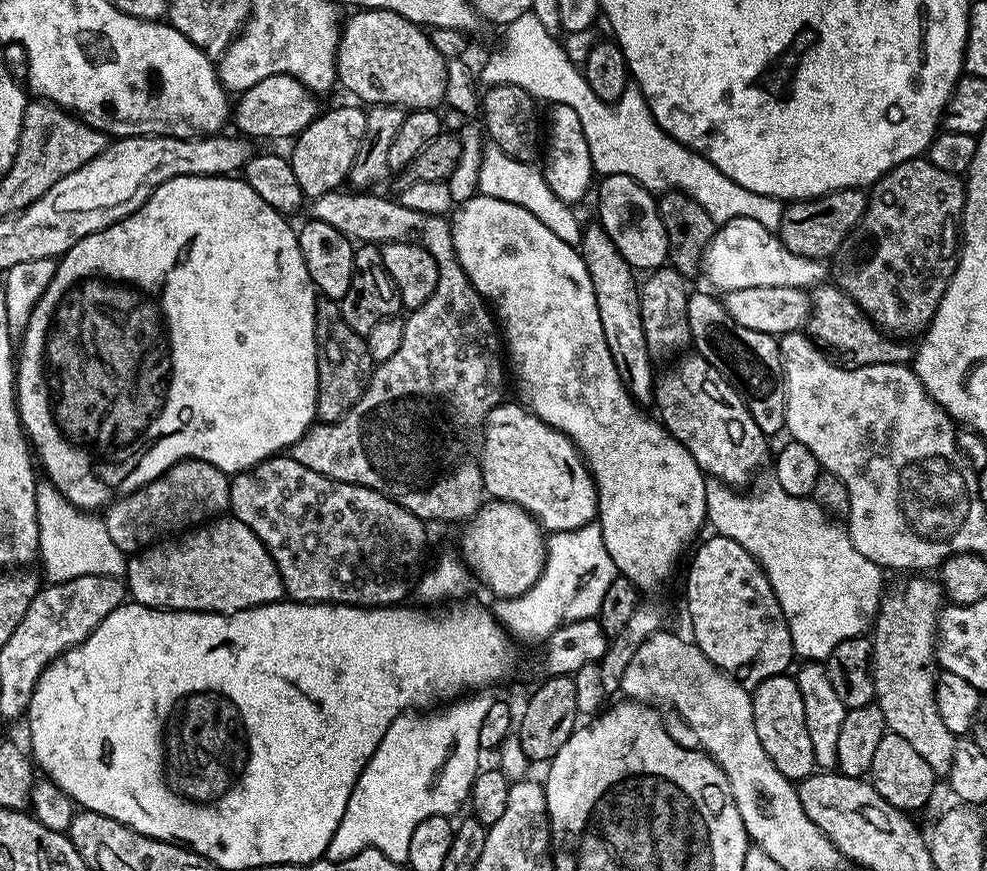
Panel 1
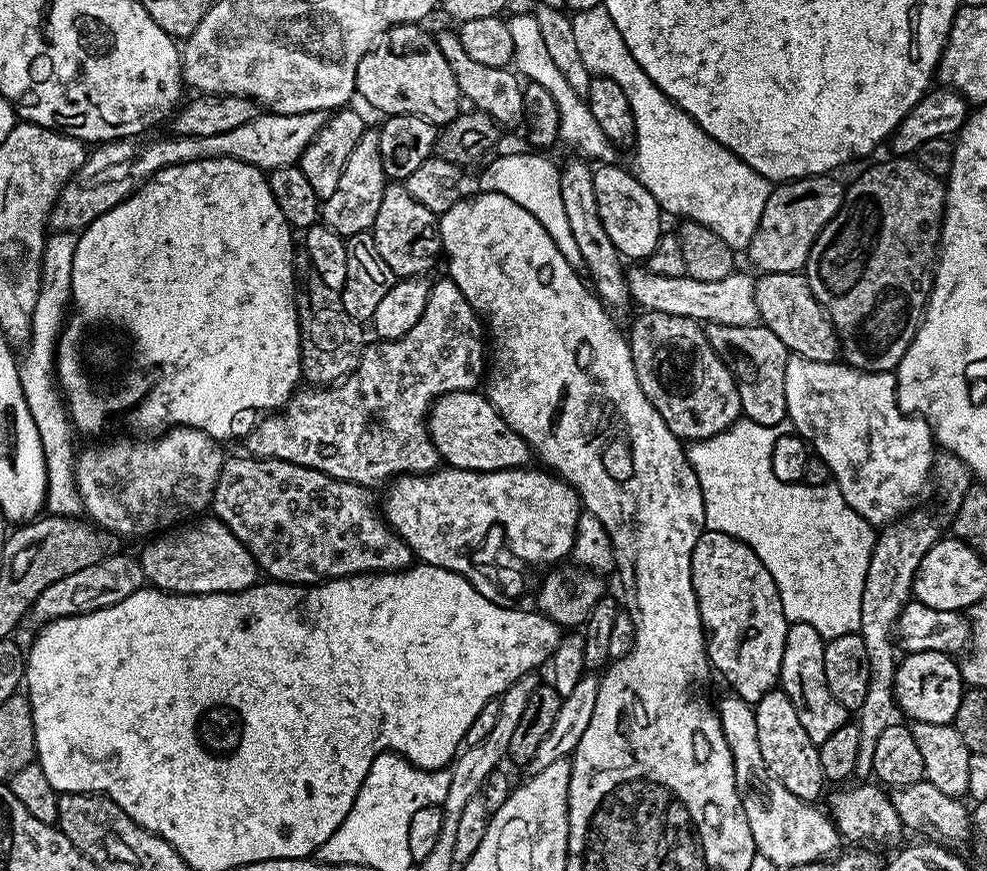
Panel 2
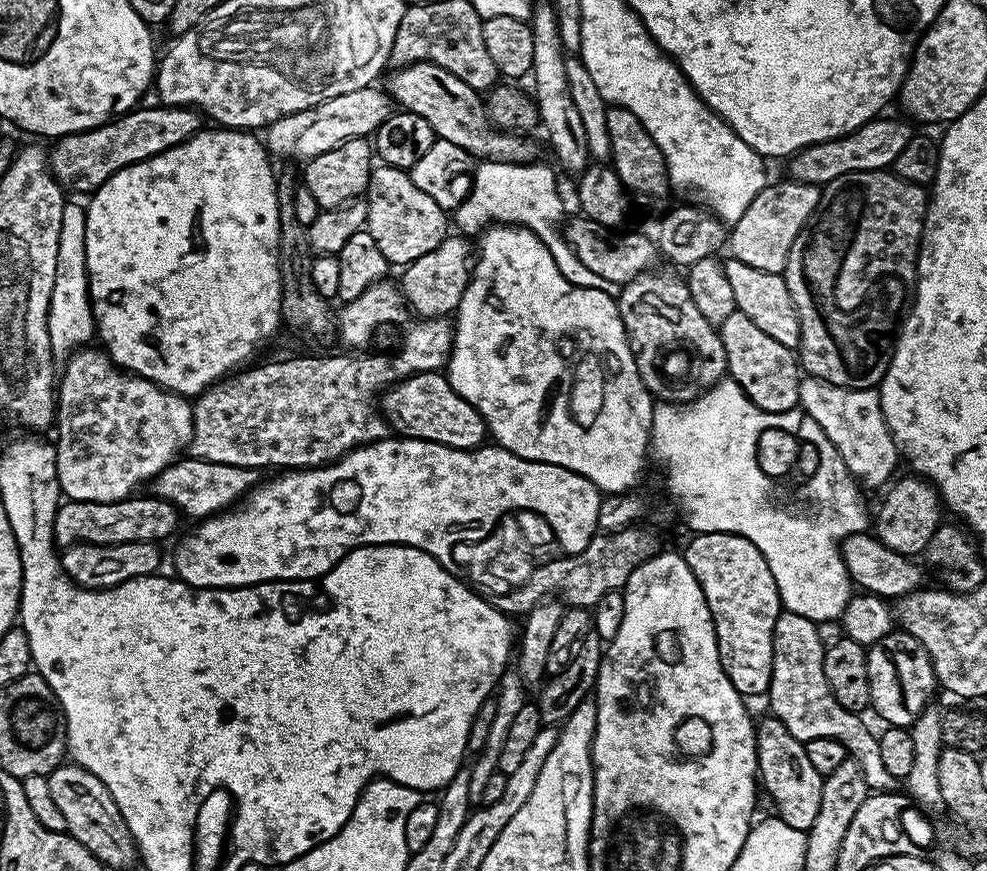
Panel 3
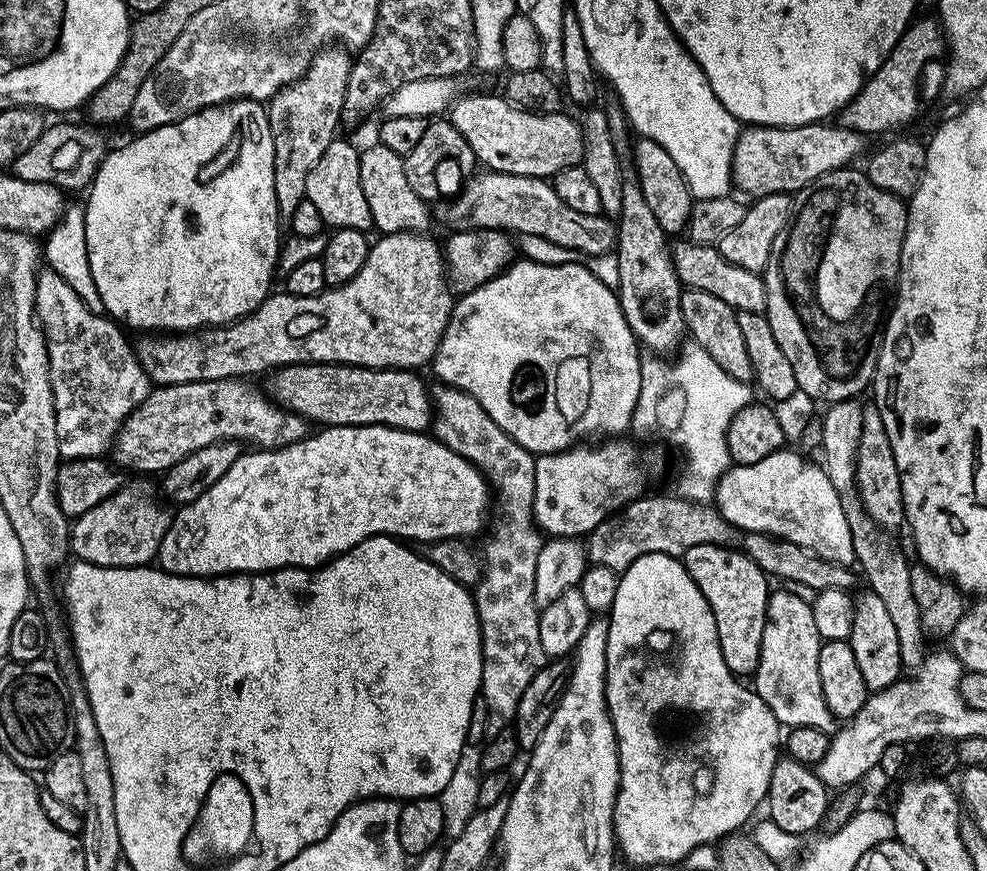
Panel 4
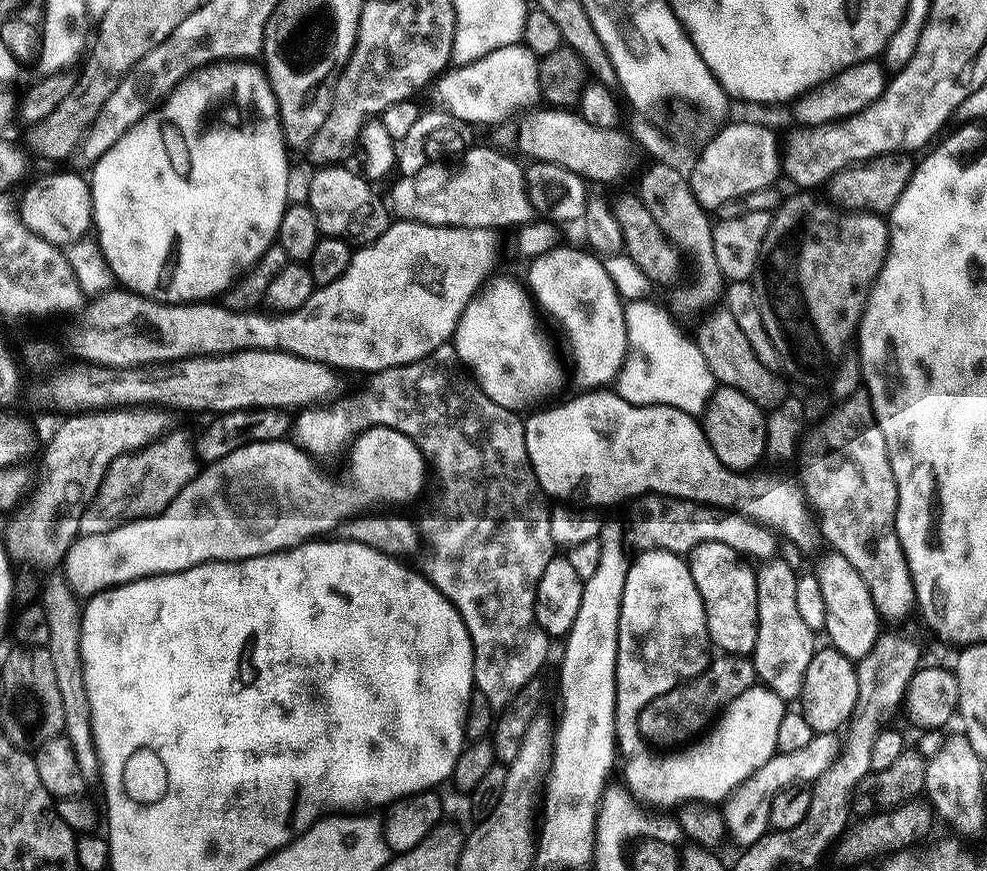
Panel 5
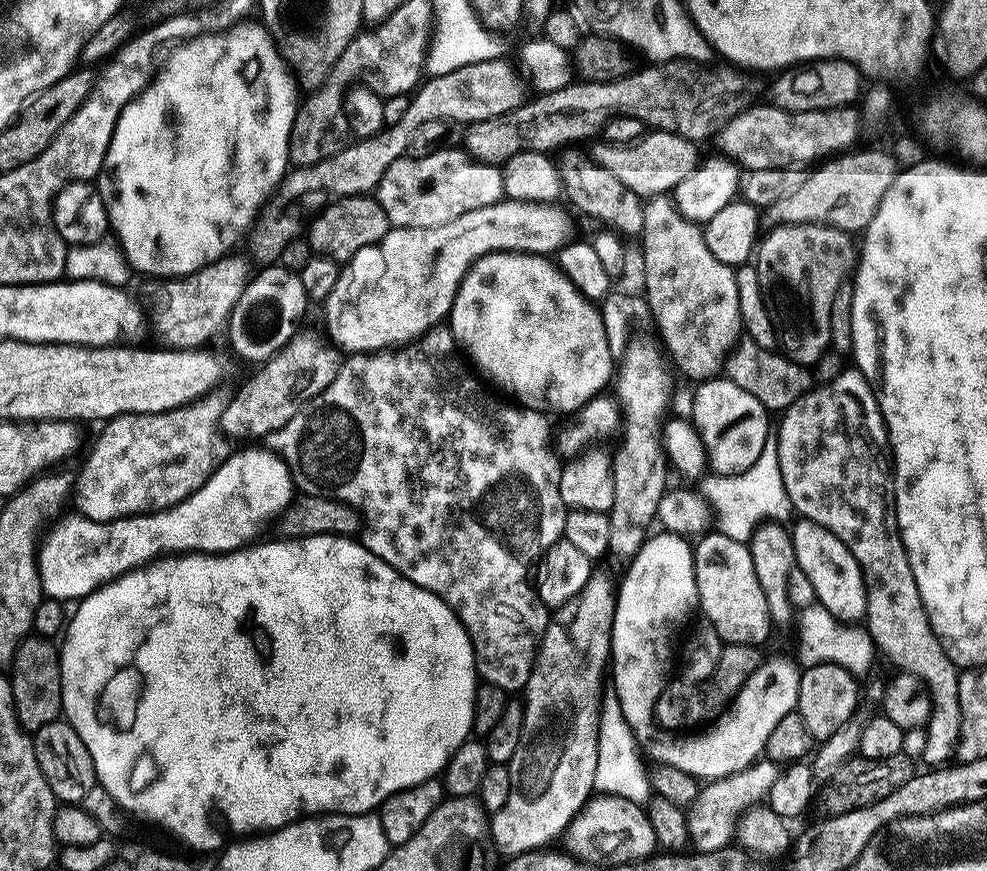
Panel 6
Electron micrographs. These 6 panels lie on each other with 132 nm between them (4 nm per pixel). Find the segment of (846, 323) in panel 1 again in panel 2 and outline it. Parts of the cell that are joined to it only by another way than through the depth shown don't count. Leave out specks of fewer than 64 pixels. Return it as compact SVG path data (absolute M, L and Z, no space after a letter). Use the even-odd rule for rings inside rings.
M800 272L763 273L756 280L756 301L760 315L759 323L763 324L765 328L774 330L775 336L780 339L782 346L788 348L791 355L810 358L810 362L830 362L831 364L837 363L841 359L840 335L836 332L836 327L832 325L832 320L825 312L824 307L818 302L818 298L814 298L807 279Z

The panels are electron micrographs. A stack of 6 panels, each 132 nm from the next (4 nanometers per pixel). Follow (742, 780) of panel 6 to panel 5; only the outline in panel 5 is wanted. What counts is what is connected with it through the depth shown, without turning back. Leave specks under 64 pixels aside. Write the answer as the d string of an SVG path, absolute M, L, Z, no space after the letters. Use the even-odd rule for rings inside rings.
M834 732L815 733L809 745L802 746L799 750L777 752L753 776L748 778L732 792L727 800L723 801L722 813L725 820L727 833L741 846L749 846L767 835L770 831L770 802L782 790L795 784L811 785L826 770L830 770L842 749L842 740Z

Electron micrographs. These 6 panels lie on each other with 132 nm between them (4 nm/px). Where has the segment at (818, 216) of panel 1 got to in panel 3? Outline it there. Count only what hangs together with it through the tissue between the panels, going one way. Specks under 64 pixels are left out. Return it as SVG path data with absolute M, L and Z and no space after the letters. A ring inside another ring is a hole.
M783 179L777 184L765 184L758 198L746 206L742 218L731 225L726 236L727 251L732 251L729 252L731 259L746 262L746 266L754 266L754 270L783 273L790 246L794 246L794 238L798 238L820 201L821 189L817 185Z

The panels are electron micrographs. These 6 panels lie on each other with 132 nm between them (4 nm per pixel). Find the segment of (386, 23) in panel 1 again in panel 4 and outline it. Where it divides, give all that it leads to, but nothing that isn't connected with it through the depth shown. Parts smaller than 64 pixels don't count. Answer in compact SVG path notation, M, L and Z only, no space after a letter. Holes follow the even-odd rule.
M500 94L463 96L452 104L450 119L485 169L511 176L555 178L562 170L581 163L584 152L579 119L571 120L563 111L537 112L518 108Z

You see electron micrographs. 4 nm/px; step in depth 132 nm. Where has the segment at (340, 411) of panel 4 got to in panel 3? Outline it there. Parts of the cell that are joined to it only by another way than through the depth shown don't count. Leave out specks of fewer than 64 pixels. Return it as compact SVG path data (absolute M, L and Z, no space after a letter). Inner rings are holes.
M443 371L419 372L396 381L383 393L382 411L391 431L401 436L413 436L451 448L478 448L486 440L484 420L478 410L456 393Z

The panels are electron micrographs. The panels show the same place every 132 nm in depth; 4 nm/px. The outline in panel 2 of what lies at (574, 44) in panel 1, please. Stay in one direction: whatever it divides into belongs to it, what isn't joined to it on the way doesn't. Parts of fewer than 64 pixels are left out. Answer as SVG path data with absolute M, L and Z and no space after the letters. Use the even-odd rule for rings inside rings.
M602 6L575 13L571 19L575 43L584 66L595 76L613 78L614 82L618 82L618 86L622 86L626 98L629 98L636 123L634 175L660 203L661 213L668 215L669 212L672 216L680 216L681 221L693 220L702 226L710 226L710 230L714 230L714 234L718 234L718 238L722 238L726 246L734 250L747 249L748 243L754 238L754 230L758 230L762 210L766 208L766 198L773 190L770 181L758 174L758 170L746 166L746 162L742 162L733 152L726 150L726 146L710 138L710 134L706 134L702 126L694 122L694 118L690 118L690 114L673 104L666 98L666 94L662 94L662 90L658 90L658 86L654 86L654 82L650 82L650 78L630 54L629 47L618 33L613 19ZM533 13L515 14L507 21L507 25L510 30L510 36L512 36L514 48L512 62L517 73L527 81L540 84L551 94L554 103L556 103L559 114L559 139L572 146L577 151L575 153L580 156L586 155L584 153L588 150L580 138L588 139L590 145L601 146L606 152L613 151L614 146L606 138L606 134L603 133L598 122L595 121L588 108L587 101L580 94L574 92L574 89L570 87L570 84L563 76L562 71L552 61L542 39L535 15Z

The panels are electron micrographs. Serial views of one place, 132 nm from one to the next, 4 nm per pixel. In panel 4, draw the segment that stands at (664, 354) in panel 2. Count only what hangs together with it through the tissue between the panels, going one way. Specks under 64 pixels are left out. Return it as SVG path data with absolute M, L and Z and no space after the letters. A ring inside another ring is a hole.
M632 170L625 171L622 178L622 208L614 255L618 262L620 309L630 330L649 353L675 353L686 336L680 305L682 285L672 265L669 237L658 226L658 218L654 218L646 198L642 198L642 186Z

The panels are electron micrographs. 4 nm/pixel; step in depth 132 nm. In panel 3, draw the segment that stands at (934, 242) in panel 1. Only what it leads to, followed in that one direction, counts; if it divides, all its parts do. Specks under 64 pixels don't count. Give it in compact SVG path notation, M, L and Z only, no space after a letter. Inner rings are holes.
M895 171L855 172L842 174L829 184L823 185L820 201L814 214L806 222L806 226L794 238L794 246L790 246L790 254L786 258L786 266L782 273L786 282L786 290L790 290L790 298L794 298L794 306L798 310L800 323L800 346L798 359L800 367L809 376L817 376L820 380L830 382L843 388L876 388L886 374L896 349L896 337L904 318L910 311L916 290L916 255L920 253L920 239L924 233L924 219L928 213L928 197L925 185L915 184L906 178L896 175Z

